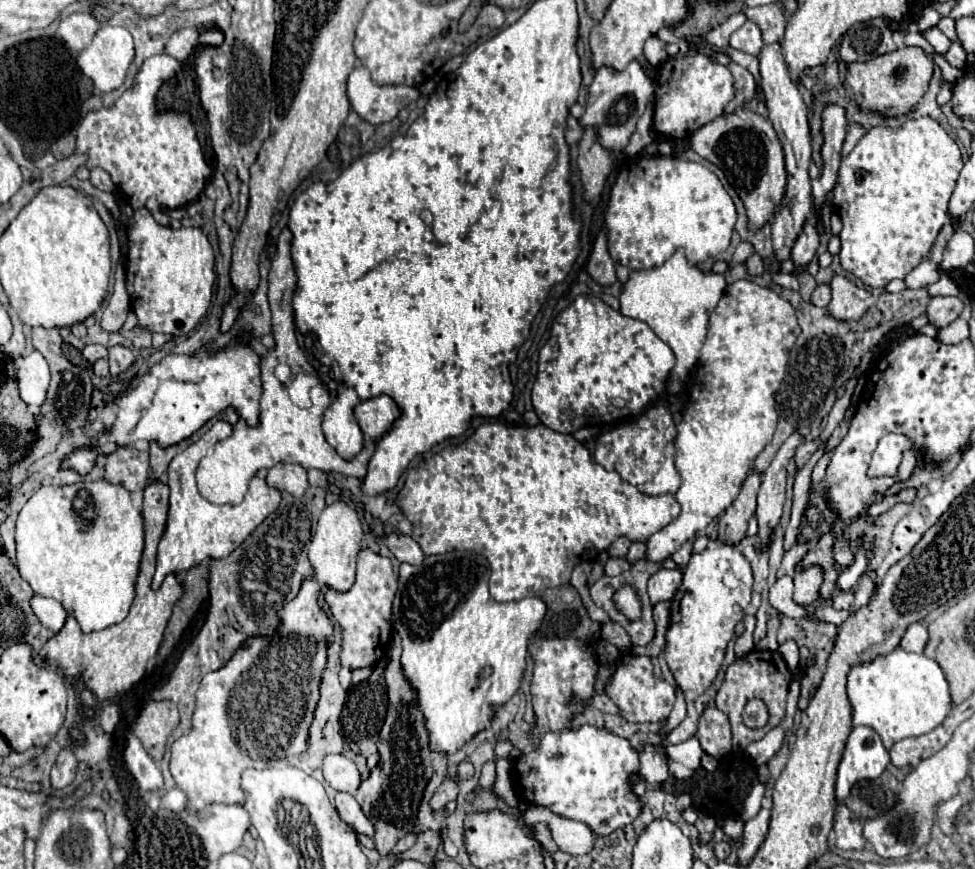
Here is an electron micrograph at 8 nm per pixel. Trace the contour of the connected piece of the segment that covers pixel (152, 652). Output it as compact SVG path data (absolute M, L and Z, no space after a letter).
M157 478L151 484L147 484L147 488L145 488L145 502L143 502L145 550L143 550L143 558L141 558L139 578L135 584L137 596L135 596L129 616L121 624L115 624L107 630L93 632L93 634L83 634L79 630L75 618L67 616L65 626L53 638L49 638L41 650L41 656L55 660L69 678L73 678L77 672L81 672L85 686L97 698L97 706L109 698L121 696L123 692L127 692L133 684L137 684L141 680L141 676L145 674L147 662L157 656L165 626L171 618L171 610L173 610L175 602L183 596L183 584L177 580L175 574L169 574L159 590L151 588L151 580L153 580L153 572L155 572L157 544L165 532L167 510L169 510L169 486Z

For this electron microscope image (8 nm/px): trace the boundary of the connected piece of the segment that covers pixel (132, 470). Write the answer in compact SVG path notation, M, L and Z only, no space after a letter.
M133 444L117 448L107 456L105 480L121 484L129 492L143 490L149 480L149 452L137 450Z

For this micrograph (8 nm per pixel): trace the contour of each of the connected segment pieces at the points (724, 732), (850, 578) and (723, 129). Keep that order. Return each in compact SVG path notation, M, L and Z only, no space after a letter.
M705 708L699 718L699 728L695 738L701 742L701 748L713 756L723 758L731 752L731 726L729 718L717 708Z
M859 548L859 554L857 554L857 560L849 566L849 570L845 570L839 580L837 580L837 588L841 590L849 590L851 586L857 584L857 580L861 578L861 574L865 572L865 550Z
M737 108L733 114L723 114L699 128L691 136L691 146L701 158L725 172L729 184L737 190L747 208L751 230L771 222L771 216L785 194L785 164L781 142L767 118L749 108Z

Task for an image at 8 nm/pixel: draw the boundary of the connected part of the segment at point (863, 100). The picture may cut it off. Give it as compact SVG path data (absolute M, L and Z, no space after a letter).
M905 46L901 50L875 56L867 62L849 64L847 78L843 82L849 98L853 98L861 108L875 110L885 116L903 116L913 110L913 106L923 98L933 76L933 60L917 46Z

